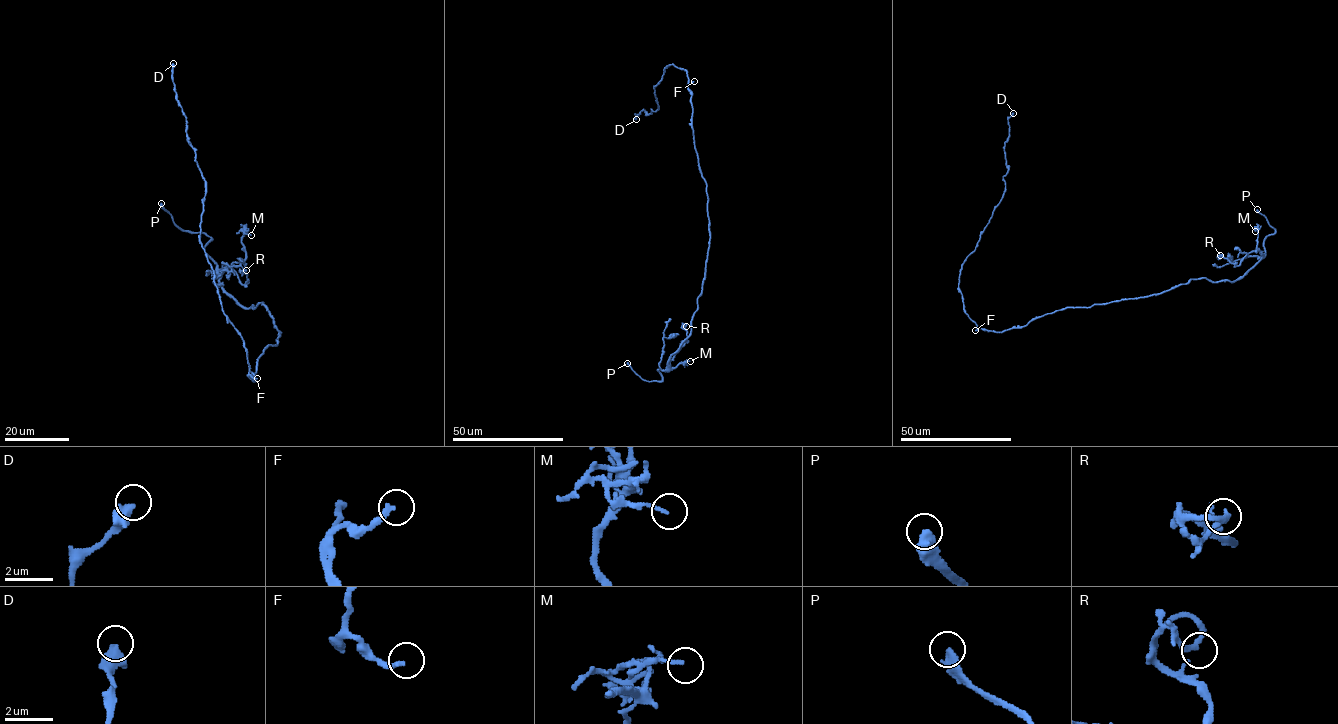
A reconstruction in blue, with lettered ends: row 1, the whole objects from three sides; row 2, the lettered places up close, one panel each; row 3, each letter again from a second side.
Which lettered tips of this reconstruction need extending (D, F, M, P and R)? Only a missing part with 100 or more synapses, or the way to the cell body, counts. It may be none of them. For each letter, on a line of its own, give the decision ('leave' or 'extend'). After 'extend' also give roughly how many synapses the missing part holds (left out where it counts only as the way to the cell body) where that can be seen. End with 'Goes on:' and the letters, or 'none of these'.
D: leave
F: extend | 120 syn
M: leave
P: extend
R: leave
Goes on: F, P

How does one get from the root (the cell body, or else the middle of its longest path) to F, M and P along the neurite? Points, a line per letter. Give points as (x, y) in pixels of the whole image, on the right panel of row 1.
F: (1046, 313), (1025, 325), (1002, 331), (975, 330)
M: (1046, 313), (1159, 294), (1194, 278), (1234, 281), (1262, 257), (1255, 231)
P: (1046, 313), (1159, 294), (1194, 278), (1234, 281), (1262, 257), (1264, 239), (1275, 232), (1257, 209)

